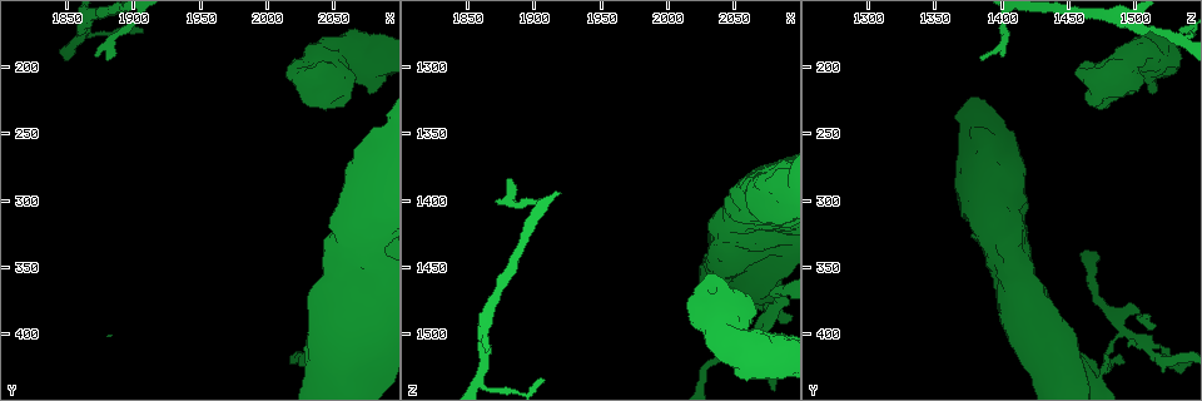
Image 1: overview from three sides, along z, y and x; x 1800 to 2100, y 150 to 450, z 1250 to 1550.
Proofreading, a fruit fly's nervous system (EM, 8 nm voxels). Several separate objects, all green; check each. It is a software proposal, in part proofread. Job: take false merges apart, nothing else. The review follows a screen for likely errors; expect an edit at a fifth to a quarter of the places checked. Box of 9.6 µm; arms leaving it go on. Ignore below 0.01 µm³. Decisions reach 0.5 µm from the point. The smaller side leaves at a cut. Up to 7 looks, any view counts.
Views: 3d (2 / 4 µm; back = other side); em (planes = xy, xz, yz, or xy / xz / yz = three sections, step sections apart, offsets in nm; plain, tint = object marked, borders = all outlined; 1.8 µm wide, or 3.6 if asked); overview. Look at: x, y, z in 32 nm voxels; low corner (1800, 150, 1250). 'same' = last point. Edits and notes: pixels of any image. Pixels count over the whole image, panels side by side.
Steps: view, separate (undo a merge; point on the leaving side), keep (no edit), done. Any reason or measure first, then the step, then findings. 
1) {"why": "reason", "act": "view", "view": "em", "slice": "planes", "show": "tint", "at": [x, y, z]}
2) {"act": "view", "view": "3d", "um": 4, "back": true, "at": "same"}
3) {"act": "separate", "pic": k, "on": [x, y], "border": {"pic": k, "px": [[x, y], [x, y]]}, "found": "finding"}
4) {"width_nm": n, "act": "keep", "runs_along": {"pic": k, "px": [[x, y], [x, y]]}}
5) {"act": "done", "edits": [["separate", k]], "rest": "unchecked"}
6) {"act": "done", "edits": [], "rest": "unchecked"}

{"why": "thin neck", "act": "view", "view": "3d", "um": 4, "at": [2040, 186, 1500]}

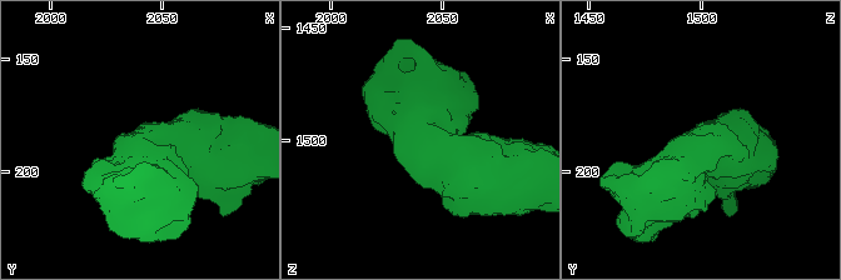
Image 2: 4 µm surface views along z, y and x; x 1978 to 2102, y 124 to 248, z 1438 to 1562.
{"why": "now the EM", "act": "view", "view": "em", "um": 3.6, "slice": "planes", "show": "borders", "at": [2038, 187, 1500]}

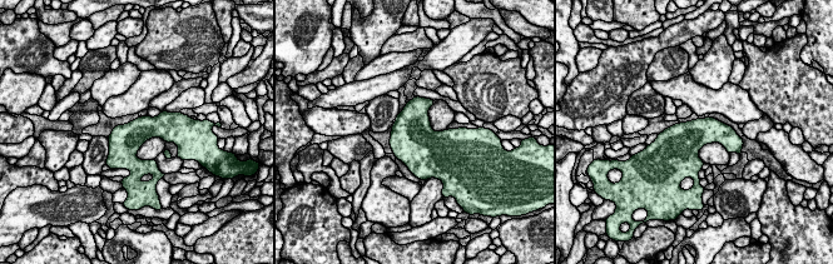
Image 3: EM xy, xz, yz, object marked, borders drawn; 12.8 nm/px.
{"width_nm": 400, "act": "keep", "found": "one neuron here"}

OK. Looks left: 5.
{"why": "a fork", "act": "view", "view": "em", "slice": "planes", "show": "tint", "at": [1860, 180, 1534]}

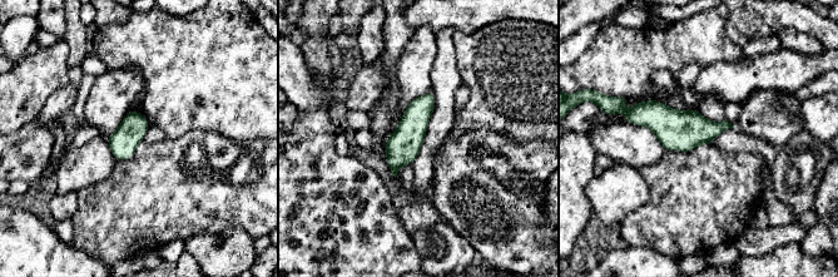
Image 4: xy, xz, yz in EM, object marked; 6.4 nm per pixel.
{"width_nm": 180, "act": "keep", "found": "all the same neuron"}

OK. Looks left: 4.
{"why": "sharp bend", "act": "view", "view": "em", "slice": "planes", "show": "tint", "at": [2074, 400, 1488]}

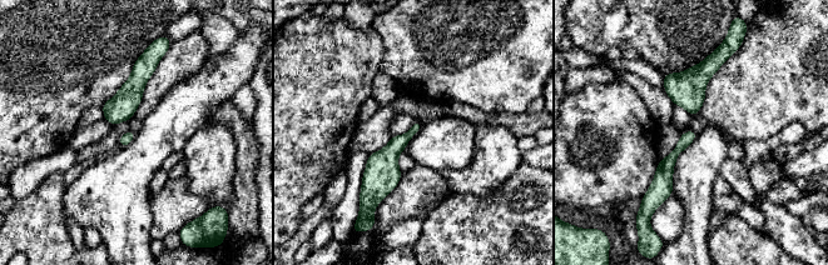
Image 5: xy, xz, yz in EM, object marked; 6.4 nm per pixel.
{"act": "separate", "pic": 5, "on": [382, 171], "part_leaving": {"pic": 5, "px": [[152, 60], [114, 113], [114, 121]]}, "found": "two neurons meet here"}

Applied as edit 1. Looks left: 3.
{"act": "done", "edits": [["separate", 5]], "rest": "unchecked"}

